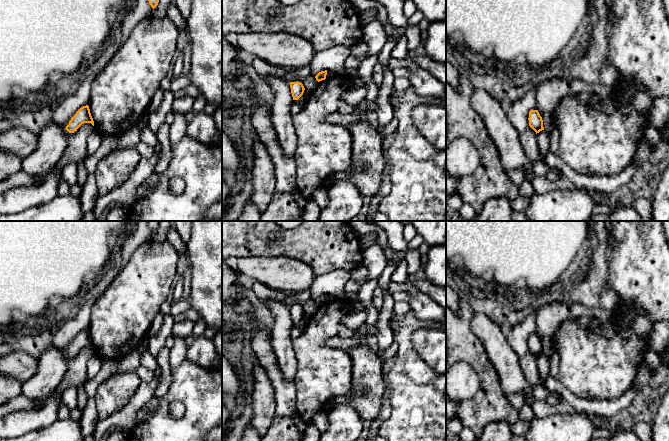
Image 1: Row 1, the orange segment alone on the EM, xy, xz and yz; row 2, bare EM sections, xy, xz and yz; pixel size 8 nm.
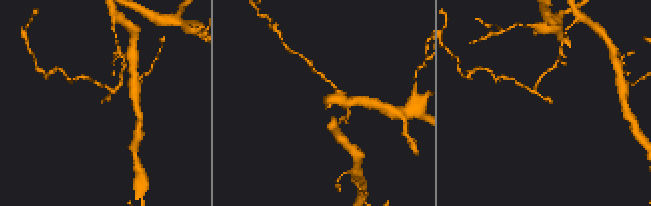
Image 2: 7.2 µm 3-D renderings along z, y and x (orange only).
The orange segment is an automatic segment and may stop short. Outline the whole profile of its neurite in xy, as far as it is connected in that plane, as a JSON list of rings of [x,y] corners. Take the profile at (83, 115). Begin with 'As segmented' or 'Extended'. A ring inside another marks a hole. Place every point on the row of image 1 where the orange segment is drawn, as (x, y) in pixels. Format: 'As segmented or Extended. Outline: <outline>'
As segmented. Outline: [[[89,106],[81,107],[76,114],[71,118],[69,124],[66,126],[66,130],[69,133],[74,133],[84,123],[91,123],[94,126],[94,121],[90,113]]]

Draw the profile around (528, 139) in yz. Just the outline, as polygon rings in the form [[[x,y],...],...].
[[[529,126],[523,133],[519,134],[519,139],[527,158],[532,163],[539,161],[539,147],[536,132]]]

